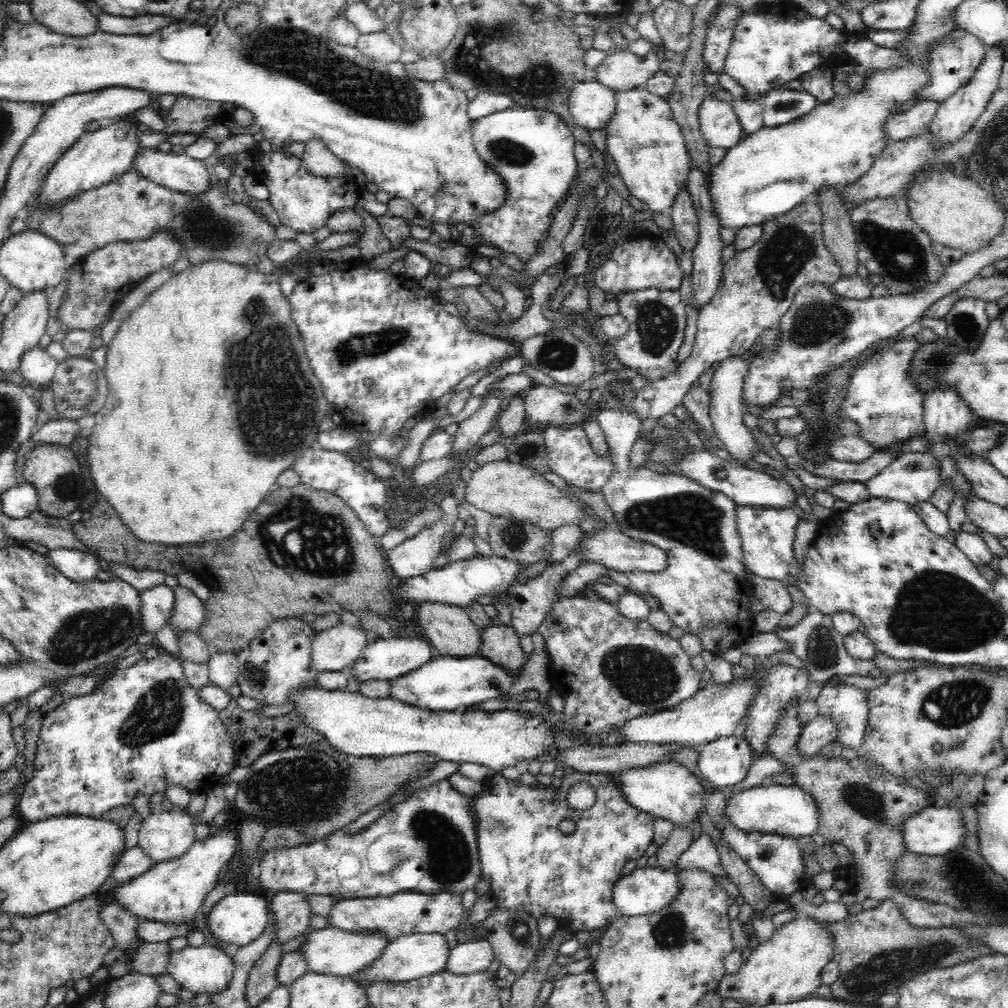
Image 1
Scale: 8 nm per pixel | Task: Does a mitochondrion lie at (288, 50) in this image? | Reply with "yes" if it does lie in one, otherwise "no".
yes

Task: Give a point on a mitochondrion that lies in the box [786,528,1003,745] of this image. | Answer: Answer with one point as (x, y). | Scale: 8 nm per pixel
(953, 705)

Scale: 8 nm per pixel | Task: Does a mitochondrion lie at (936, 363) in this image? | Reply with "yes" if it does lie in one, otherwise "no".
yes

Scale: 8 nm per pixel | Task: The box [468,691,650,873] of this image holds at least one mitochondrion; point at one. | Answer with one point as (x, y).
(498, 827)

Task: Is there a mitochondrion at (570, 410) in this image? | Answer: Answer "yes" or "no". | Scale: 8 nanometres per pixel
yes

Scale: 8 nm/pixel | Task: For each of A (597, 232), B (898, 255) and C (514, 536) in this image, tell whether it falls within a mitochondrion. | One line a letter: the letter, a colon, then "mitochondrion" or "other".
A: other
B: mitochondrion
C: mitochondrion

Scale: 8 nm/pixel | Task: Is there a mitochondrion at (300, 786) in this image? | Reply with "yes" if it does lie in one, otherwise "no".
yes

